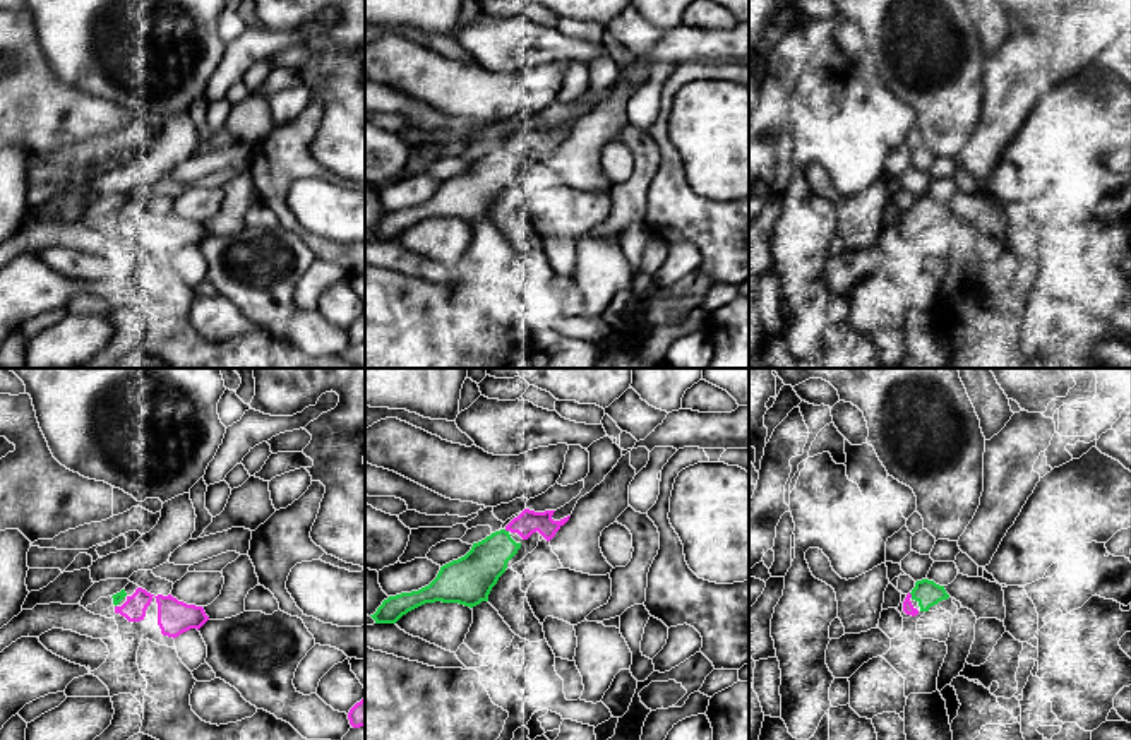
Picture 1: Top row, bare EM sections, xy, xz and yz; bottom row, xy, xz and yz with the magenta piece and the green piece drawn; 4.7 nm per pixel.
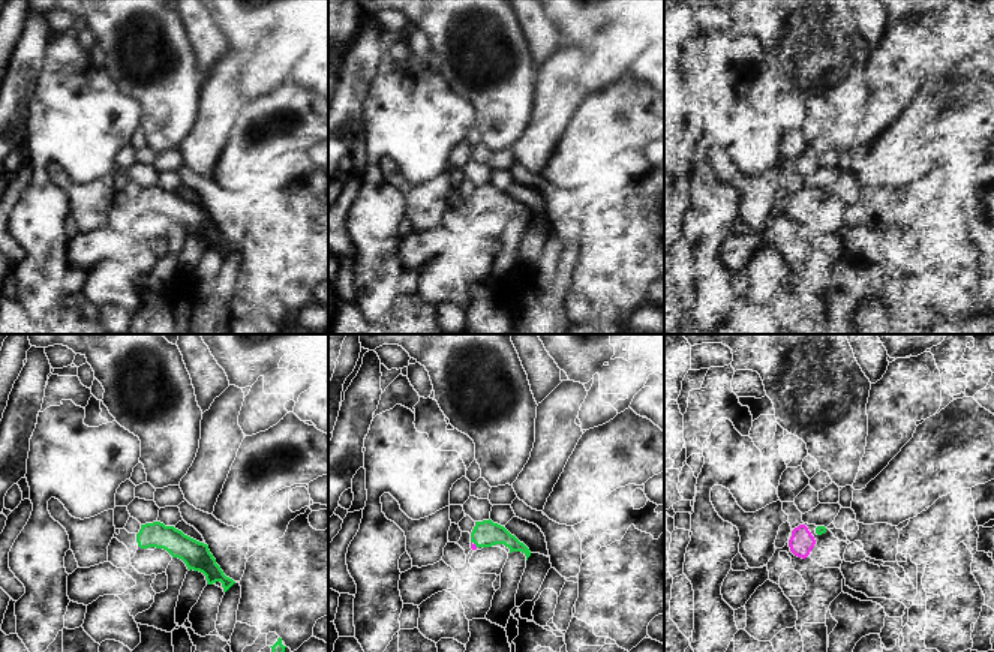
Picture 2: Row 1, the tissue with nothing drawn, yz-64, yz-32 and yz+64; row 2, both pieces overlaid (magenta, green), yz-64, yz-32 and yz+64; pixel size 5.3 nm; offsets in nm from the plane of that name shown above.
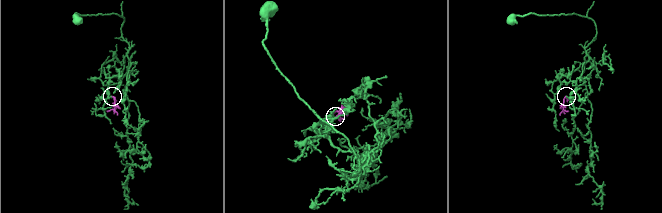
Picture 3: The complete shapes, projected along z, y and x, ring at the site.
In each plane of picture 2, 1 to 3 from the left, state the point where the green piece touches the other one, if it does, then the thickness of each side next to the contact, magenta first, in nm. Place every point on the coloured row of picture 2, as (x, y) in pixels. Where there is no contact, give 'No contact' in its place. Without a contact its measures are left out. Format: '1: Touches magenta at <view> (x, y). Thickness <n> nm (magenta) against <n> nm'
1: No contact
2: Touches magenta at yz-32 (474, 546). Thickness 30 nm (magenta) against 140 nm
3: No contact

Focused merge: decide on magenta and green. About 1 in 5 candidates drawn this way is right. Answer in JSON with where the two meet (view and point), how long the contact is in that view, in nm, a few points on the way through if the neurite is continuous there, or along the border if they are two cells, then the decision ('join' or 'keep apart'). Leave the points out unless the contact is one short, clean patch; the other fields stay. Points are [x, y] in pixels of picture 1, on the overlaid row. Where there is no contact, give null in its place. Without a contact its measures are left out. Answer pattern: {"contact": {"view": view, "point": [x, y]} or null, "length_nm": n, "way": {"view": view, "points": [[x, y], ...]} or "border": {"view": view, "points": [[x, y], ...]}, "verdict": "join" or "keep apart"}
{"contact": {"view": "yz", "point": [910, 595]}, "length_nm": 30, "verdict": "join"}

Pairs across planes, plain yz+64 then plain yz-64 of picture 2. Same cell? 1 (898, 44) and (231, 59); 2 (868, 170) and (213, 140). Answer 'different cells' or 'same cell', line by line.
1: same cell
2: different cells

